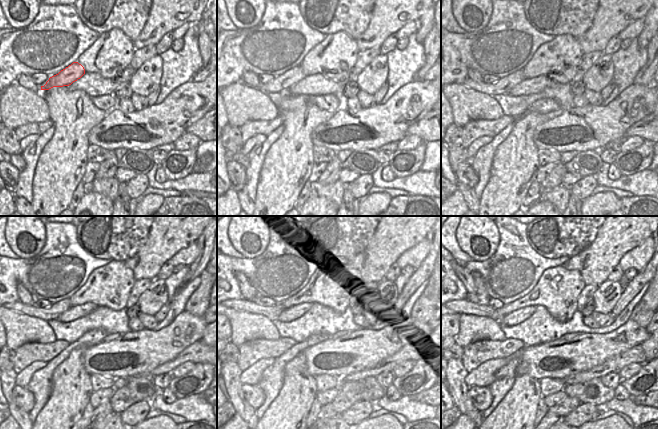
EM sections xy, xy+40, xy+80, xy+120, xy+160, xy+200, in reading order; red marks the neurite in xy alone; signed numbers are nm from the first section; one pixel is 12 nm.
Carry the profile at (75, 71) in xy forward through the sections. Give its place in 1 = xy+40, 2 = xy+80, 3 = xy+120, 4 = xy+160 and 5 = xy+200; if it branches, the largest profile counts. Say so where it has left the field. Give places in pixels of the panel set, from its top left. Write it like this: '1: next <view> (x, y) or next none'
1: next xy+40 (284, 81)
2: next xy+80 (503, 85)
3: next xy+120 (56, 309)
4: next xy+160 (272, 313)
5: next xy+200 (464, 306)

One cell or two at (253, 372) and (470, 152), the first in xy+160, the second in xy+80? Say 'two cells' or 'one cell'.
one cell

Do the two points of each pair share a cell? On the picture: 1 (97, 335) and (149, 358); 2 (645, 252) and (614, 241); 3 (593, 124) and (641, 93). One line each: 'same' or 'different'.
1: different
2: different
3: same

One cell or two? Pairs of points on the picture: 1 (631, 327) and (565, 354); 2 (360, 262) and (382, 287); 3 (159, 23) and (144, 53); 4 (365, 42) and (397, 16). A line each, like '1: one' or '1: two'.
1: one
2: two
3: two
4: one

